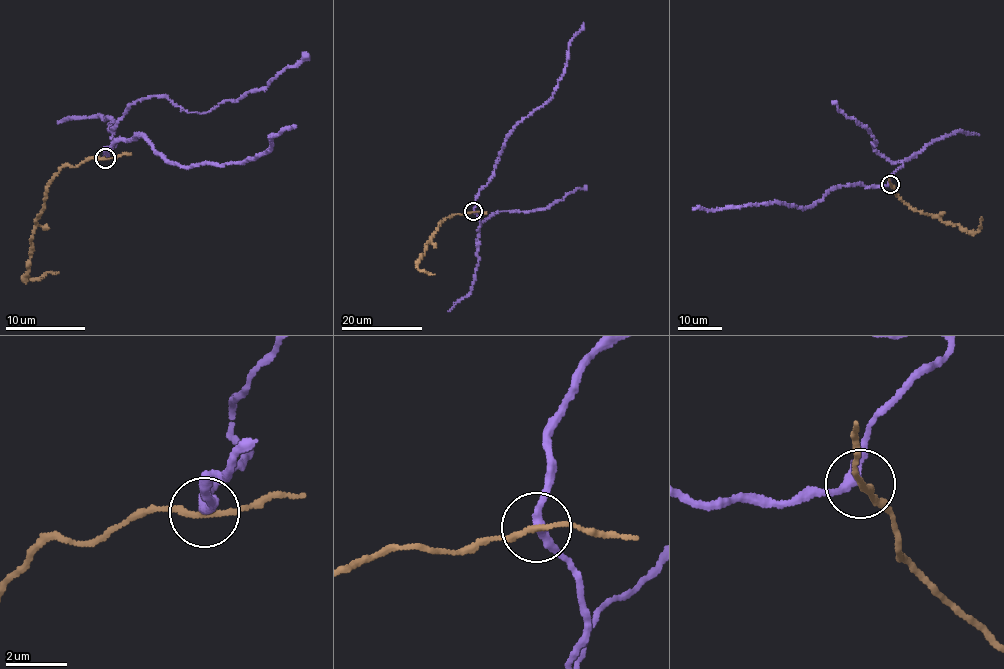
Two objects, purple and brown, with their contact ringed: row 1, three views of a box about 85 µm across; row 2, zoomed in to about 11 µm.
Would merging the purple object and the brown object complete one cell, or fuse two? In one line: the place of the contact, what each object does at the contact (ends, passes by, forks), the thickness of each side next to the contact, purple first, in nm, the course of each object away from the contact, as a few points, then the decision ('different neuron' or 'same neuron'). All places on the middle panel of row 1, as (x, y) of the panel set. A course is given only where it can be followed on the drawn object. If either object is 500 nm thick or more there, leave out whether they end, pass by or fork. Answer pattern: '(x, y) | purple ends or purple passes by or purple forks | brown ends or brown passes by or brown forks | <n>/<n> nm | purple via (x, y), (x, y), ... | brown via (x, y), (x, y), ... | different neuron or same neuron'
(473, 211) | purple passes by | brown passes by | 280/170 nm | purple via (473, 211), (476, 196), (493, 174), (507, 138), (517, 123), (551, 98), (564, 72), (569, 43), (583, 23) | brown via (473, 211), (441, 221), (426, 243), (417, 266), (434, 275) | different neuron

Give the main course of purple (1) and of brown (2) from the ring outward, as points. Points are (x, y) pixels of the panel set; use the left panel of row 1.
1: (104, 158), (110, 146), (137, 134), (162, 157), (182, 166), (237, 163), (267, 153), (270, 134), (294, 126)
2: (104, 158), (60, 167), (47, 189), (43, 209), (31, 237), (32, 250), (25, 281), (48, 272), (58, 273)

